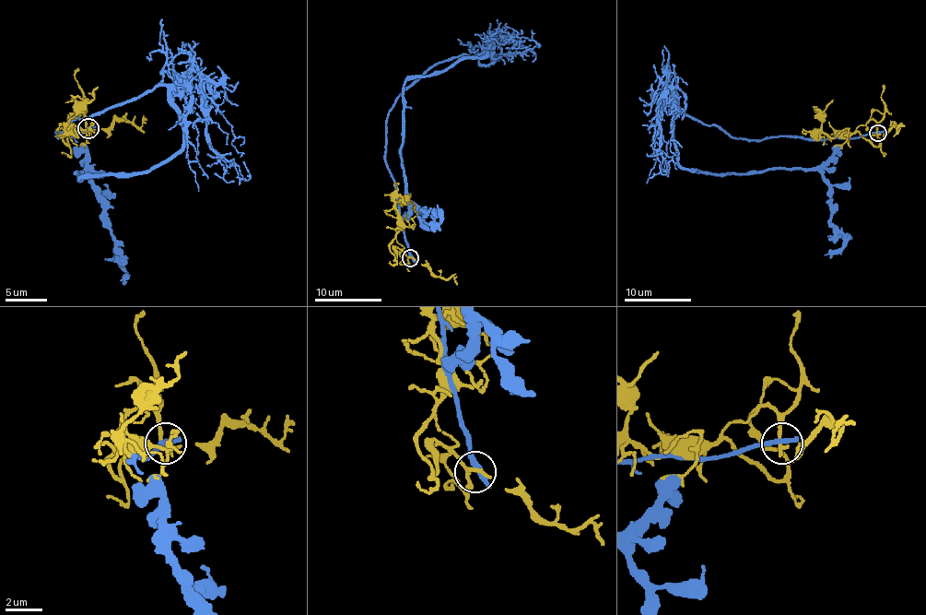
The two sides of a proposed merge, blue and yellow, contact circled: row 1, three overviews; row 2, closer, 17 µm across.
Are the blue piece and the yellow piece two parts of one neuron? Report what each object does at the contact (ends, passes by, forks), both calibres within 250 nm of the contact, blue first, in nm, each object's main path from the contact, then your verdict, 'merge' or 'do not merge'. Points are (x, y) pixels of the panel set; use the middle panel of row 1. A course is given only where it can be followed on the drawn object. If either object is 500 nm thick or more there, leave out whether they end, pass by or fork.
blue ends | yellow ends | 380/280 nm | blue via (410, 256), (385, 159), (387, 114), (428, 69), (486, 53), (404, 86), (404, 196), (437, 223), (437, 205) | yellow via (410, 258), (395, 236), (398, 233), (395, 201), (410, 201), (418, 213) | do not merge

